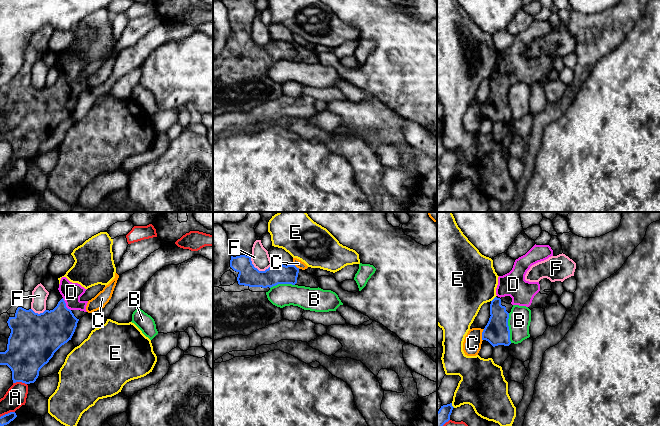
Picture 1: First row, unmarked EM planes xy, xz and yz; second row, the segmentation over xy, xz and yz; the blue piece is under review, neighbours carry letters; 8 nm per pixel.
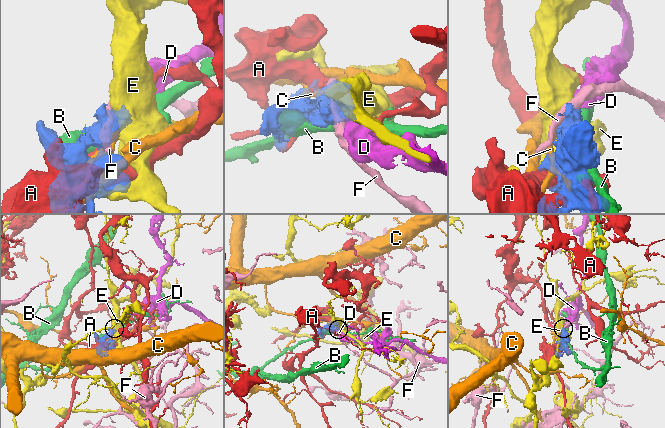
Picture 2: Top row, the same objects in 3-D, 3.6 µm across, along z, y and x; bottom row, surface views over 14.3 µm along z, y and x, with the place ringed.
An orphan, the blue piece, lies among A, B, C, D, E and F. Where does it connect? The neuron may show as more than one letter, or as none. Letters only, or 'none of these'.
D

